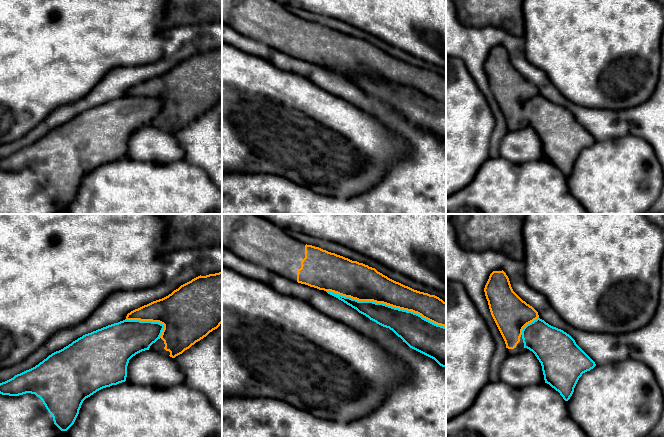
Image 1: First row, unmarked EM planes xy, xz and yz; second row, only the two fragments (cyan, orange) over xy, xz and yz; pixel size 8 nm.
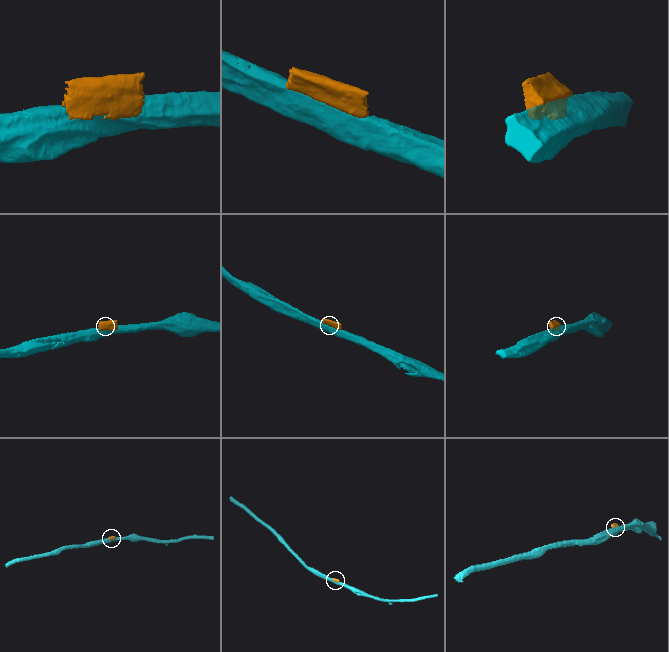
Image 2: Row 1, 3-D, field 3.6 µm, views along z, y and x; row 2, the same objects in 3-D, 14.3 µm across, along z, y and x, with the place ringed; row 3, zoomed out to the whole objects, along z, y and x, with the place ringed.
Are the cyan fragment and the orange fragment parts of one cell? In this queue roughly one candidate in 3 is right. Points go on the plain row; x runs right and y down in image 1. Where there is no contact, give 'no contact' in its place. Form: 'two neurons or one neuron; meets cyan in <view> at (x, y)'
two neurons; meets cyan in xz at (385, 80)

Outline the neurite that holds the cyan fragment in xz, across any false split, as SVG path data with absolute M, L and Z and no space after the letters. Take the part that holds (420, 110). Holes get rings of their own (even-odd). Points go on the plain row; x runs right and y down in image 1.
M326 67L377 100L389 104L410 124L446 143L446 103L437 101L412 87L373 77L358 77Z

